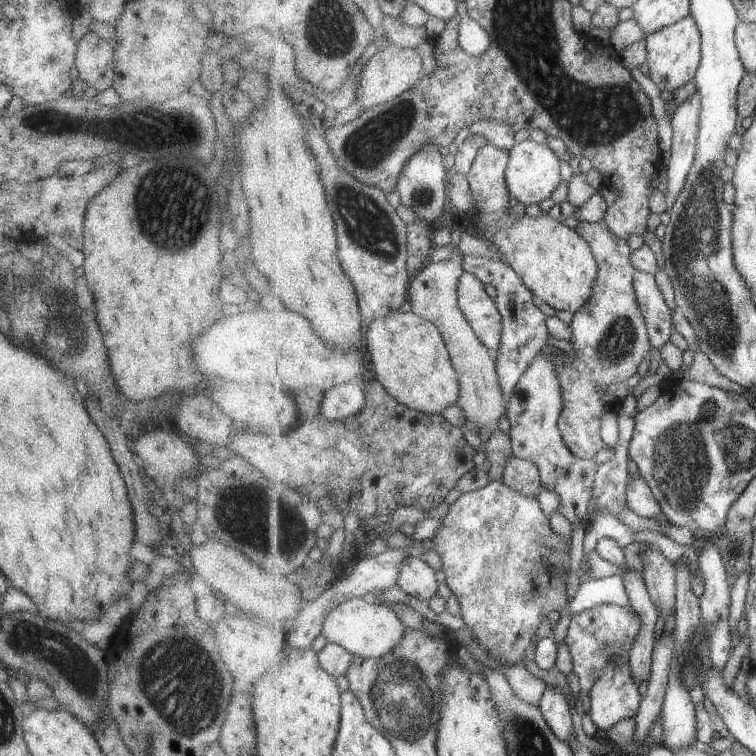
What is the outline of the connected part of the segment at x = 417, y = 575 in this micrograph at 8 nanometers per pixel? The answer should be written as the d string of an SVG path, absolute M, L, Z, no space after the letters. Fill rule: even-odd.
M409 556L401 566L397 584L410 596L429 601L439 590L439 580L435 571L419 556Z

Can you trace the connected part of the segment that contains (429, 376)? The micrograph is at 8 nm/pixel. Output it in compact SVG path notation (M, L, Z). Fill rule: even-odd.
M412 311L379 316L367 328L365 345L376 379L401 404L433 415L442 415L451 404L457 405L461 391L458 373L441 330L431 320Z

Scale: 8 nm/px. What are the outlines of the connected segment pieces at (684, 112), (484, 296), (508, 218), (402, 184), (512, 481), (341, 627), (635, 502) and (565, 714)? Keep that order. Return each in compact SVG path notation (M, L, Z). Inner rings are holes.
M696 92L678 106L671 121L673 140L665 195L668 213L685 187L698 152L701 112L702 97Z
M465 271L459 280L458 304L483 344L495 353L501 350L503 316L495 300L487 294L485 284L475 274Z
M489 144L477 156L468 173L471 191L475 194L478 212L477 237L489 240L500 251L502 261L516 270L533 292L537 301L546 302L559 311L575 313L589 304L598 279L598 257L593 256L591 244L575 230L549 214L517 218L509 214L510 197L506 171L510 152Z
M428 143L416 153L400 175L397 189L402 197L402 205L412 209L421 221L432 224L443 214L449 202L449 190L446 166L437 145Z
M518 457L511 458L507 462L502 482L515 488L517 492L523 492L525 496L535 496L535 498L538 498L541 488L544 486L539 479L537 466Z
M350 597L343 604L335 606L323 620L321 630L328 643L339 644L351 654L367 659L381 658L389 654L391 648L395 648L403 640L406 631L405 624L389 606L374 604L370 598L363 597Z
M640 473L634 478L629 476L627 504L639 517L646 519L653 519L653 516L657 516L662 510L647 478Z
M549 688L545 690L541 702L539 702L541 712L545 716L545 720L549 722L549 726L553 728L553 732L567 744L573 742L575 738L575 728L573 728L573 712L569 700L565 698L565 694L557 688Z

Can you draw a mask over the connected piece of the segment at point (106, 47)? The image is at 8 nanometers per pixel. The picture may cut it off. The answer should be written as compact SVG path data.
M88 31L76 44L74 67L78 79L97 92L112 87L115 72L111 42Z

